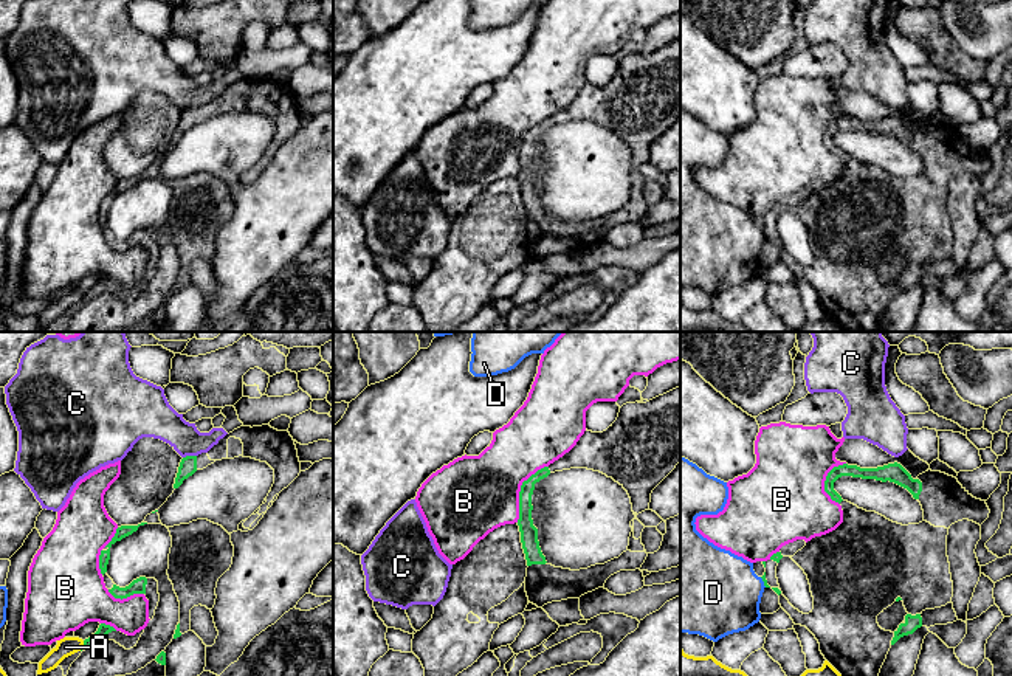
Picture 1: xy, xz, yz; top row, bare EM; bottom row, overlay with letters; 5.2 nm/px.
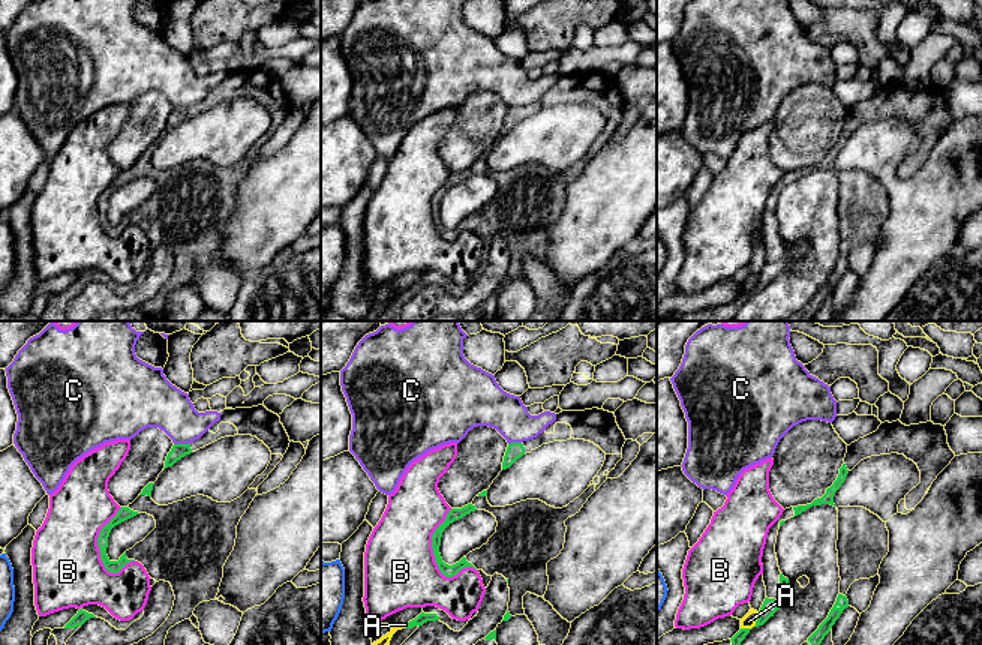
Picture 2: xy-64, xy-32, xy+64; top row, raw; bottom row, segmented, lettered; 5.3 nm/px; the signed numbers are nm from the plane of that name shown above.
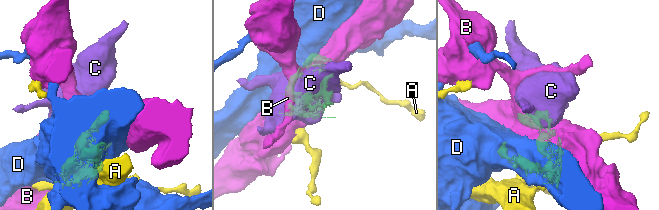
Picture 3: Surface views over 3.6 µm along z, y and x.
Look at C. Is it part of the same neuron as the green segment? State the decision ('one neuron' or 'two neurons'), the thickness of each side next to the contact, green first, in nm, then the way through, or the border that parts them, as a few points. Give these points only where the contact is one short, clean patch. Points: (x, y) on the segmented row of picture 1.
two neurons; calibres 90 and 190 nm; border xy (196, 455), (183, 458)

